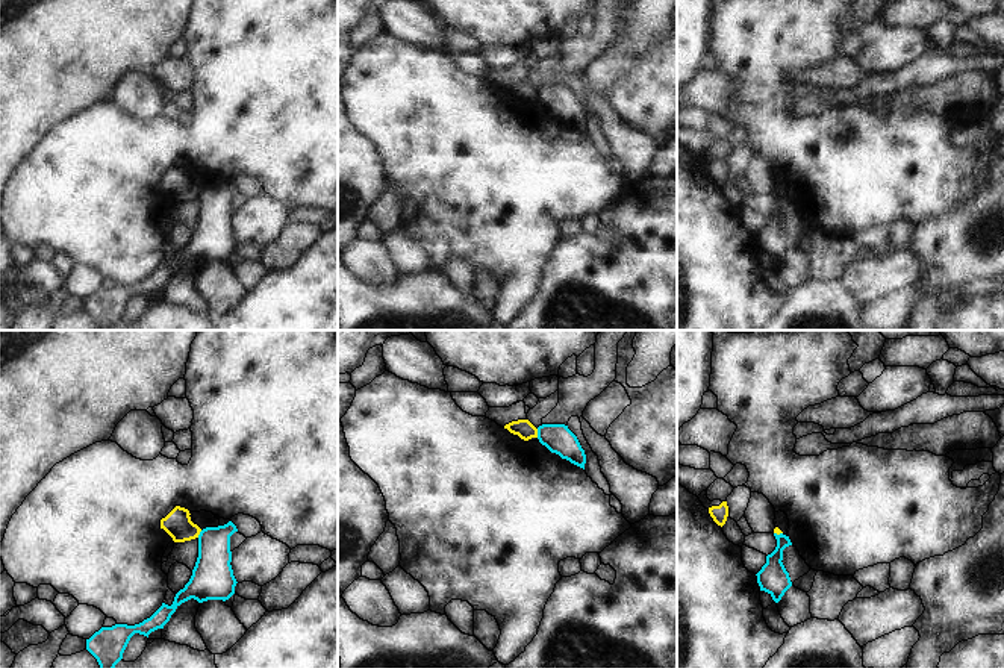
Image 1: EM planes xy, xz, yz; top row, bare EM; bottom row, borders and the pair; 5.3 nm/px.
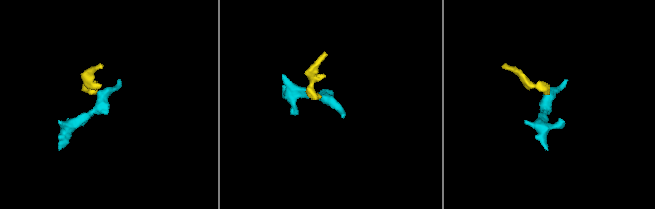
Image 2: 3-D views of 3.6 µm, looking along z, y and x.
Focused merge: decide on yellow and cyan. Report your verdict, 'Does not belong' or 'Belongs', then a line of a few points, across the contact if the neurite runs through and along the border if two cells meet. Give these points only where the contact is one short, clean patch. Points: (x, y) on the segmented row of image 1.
Does not belong. Line: xz (536, 429), (538, 437).

